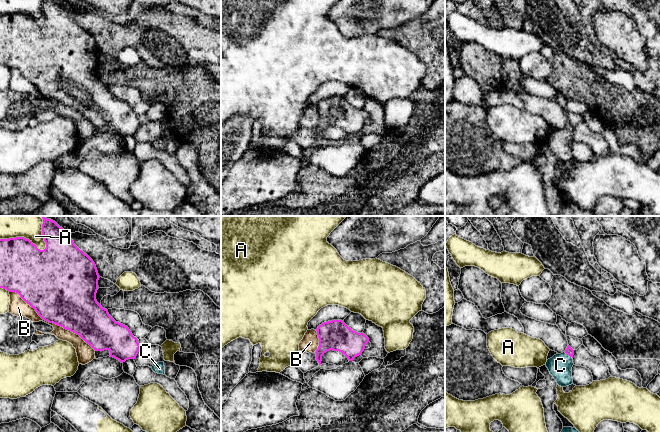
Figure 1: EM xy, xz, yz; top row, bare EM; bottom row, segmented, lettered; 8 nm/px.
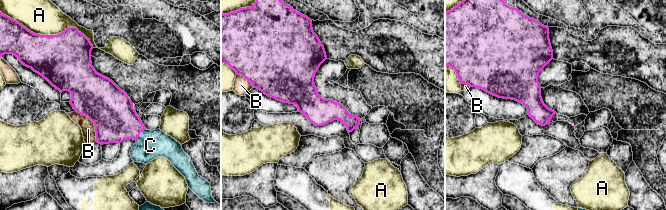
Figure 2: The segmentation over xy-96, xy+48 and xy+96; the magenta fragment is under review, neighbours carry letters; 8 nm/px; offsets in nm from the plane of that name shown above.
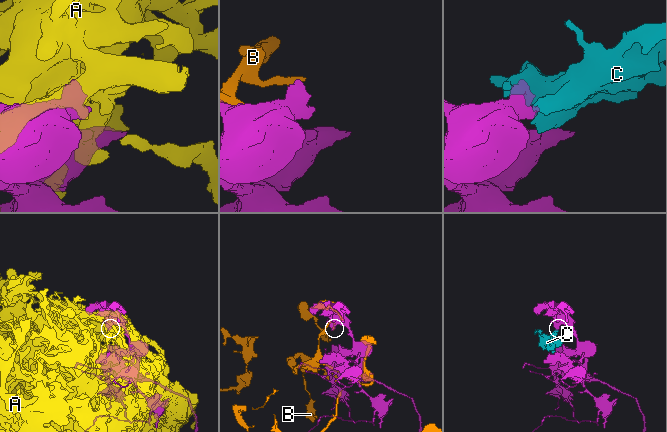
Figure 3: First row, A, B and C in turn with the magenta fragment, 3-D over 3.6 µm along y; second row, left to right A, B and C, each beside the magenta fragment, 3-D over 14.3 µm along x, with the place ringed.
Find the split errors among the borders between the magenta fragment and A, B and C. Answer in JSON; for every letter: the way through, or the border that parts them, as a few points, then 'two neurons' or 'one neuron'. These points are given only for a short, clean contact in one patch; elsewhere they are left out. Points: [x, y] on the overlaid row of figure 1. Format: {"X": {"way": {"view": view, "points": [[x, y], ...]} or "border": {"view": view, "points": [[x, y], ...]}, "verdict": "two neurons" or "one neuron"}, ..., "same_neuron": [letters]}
{"A": {"verdict": "two neurons"}, "B": {"verdict": "two neurons"}, "C": {"verdict": "one neuron"}, "same_neuron": ["C"]}

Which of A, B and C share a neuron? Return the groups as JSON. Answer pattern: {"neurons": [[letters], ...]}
{"neurons": [["A"], ["B"], ["C"]]}

